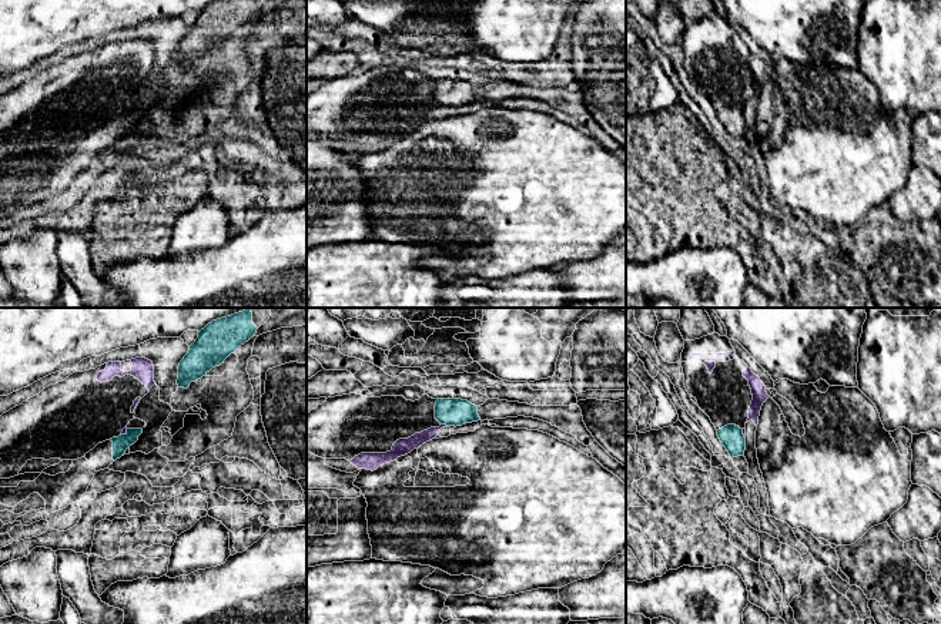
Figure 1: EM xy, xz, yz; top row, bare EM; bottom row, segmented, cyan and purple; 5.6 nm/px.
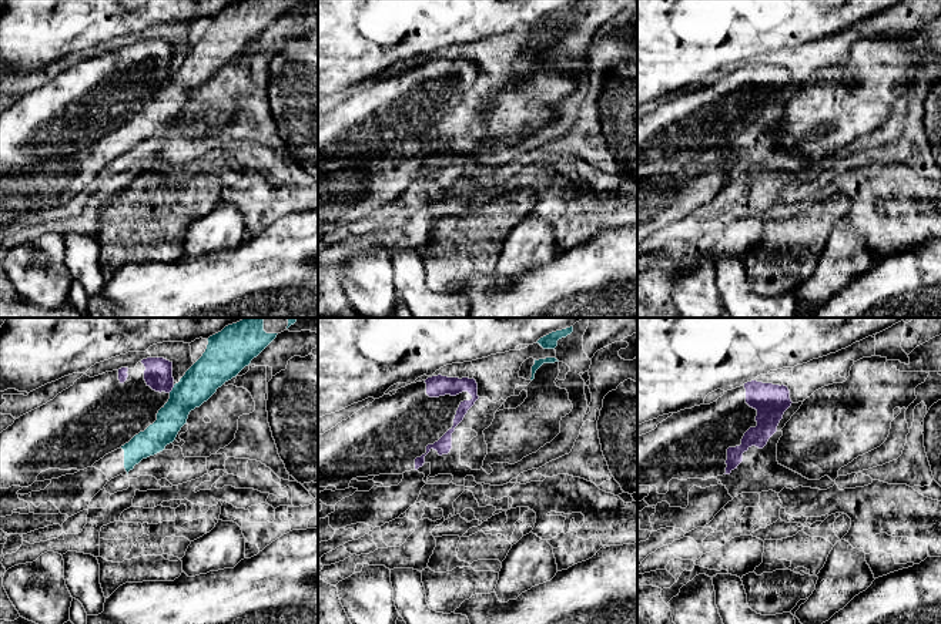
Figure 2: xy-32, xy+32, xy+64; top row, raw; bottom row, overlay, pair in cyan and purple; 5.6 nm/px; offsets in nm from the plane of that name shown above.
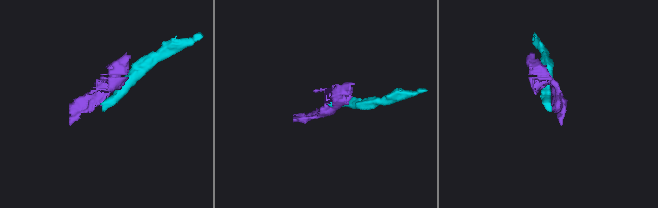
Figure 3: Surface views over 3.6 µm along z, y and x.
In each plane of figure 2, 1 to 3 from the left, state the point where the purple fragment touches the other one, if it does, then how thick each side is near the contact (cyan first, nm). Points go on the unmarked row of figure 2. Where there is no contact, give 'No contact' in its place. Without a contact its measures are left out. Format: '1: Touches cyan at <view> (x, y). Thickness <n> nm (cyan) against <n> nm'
1: Touches cyan at xy-32 (173, 70). Thickness 200 nm (cyan) against 160 nm
2: No contact
3: No contact

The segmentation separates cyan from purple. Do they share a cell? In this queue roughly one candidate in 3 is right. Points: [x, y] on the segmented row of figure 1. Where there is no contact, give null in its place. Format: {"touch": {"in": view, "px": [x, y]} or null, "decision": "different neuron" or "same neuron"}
{"touch": {"in": "xz", "px": [444, 423]}, "decision": "different neuron"}

